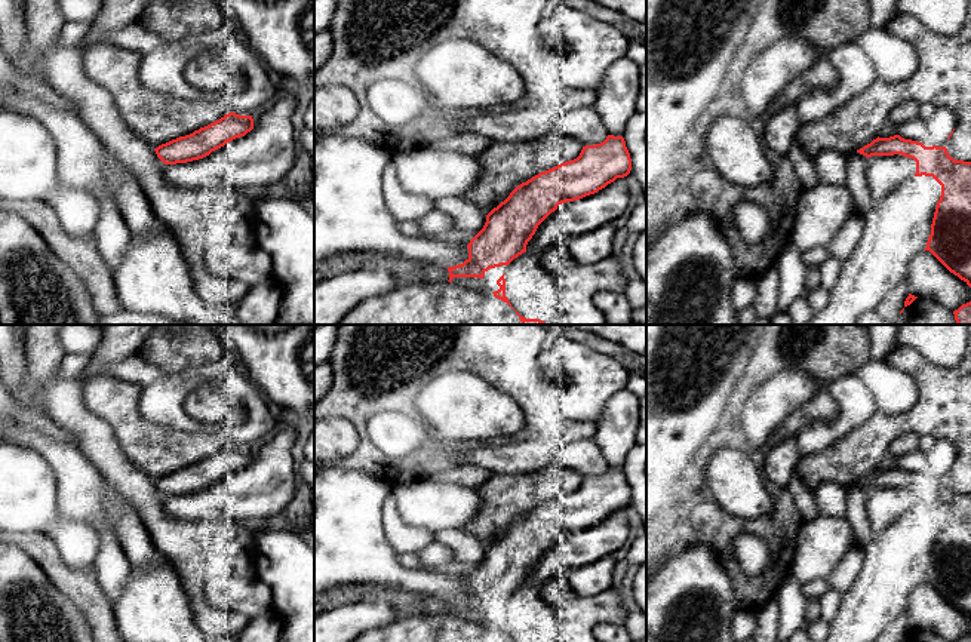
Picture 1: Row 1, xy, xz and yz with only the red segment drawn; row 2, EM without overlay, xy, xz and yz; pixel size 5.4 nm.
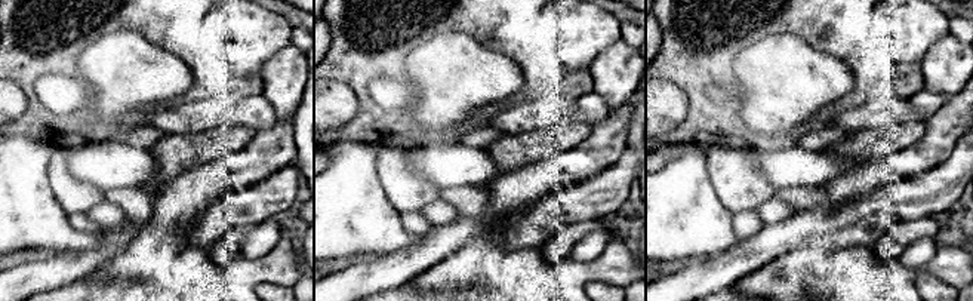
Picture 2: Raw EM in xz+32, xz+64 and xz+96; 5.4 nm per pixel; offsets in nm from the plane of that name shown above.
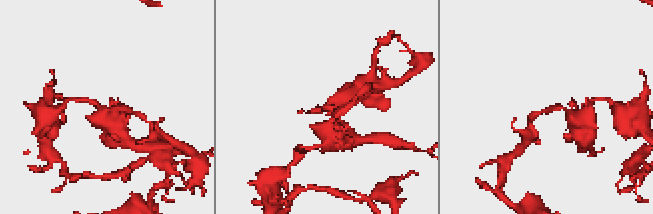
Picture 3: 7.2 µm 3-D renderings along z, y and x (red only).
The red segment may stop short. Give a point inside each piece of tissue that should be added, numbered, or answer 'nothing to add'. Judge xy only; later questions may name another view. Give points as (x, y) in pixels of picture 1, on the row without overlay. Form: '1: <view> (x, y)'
nothing to add

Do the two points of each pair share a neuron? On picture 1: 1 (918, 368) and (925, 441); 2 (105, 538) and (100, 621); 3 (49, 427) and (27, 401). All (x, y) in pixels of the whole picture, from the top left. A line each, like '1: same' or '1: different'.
1: different
2: different
3: different

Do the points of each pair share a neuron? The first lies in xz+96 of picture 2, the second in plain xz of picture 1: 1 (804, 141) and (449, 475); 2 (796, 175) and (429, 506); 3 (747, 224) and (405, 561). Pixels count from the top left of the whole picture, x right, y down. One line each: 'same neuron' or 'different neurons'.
1: same neuron
2: same neuron
3: same neuron

